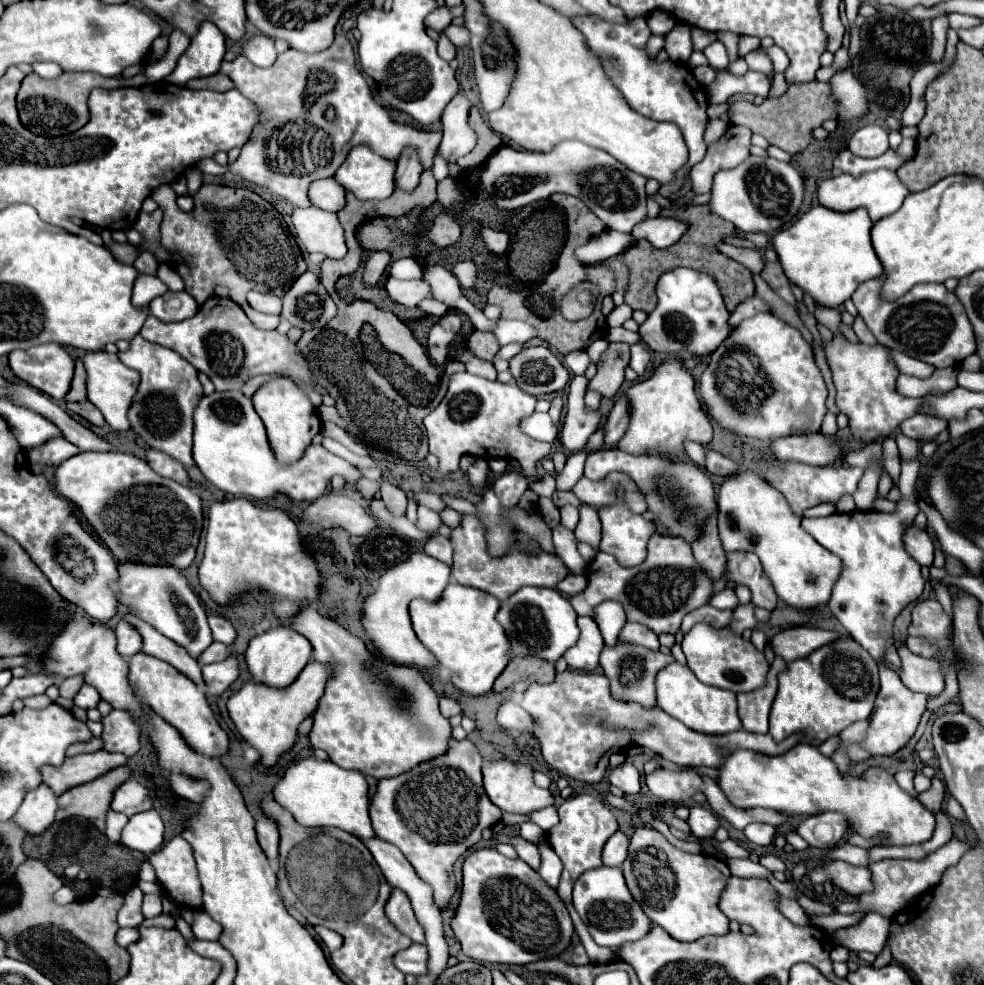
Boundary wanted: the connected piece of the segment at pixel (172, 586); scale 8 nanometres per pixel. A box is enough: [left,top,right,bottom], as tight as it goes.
[110,562,212,658]

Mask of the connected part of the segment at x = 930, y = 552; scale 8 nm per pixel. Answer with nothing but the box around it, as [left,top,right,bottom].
[904,526,934,566]

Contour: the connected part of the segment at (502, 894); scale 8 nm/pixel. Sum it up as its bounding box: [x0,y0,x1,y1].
[452,848,574,965]

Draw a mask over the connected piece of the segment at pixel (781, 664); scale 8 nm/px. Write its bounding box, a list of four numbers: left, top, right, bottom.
[738,656,788,732]

